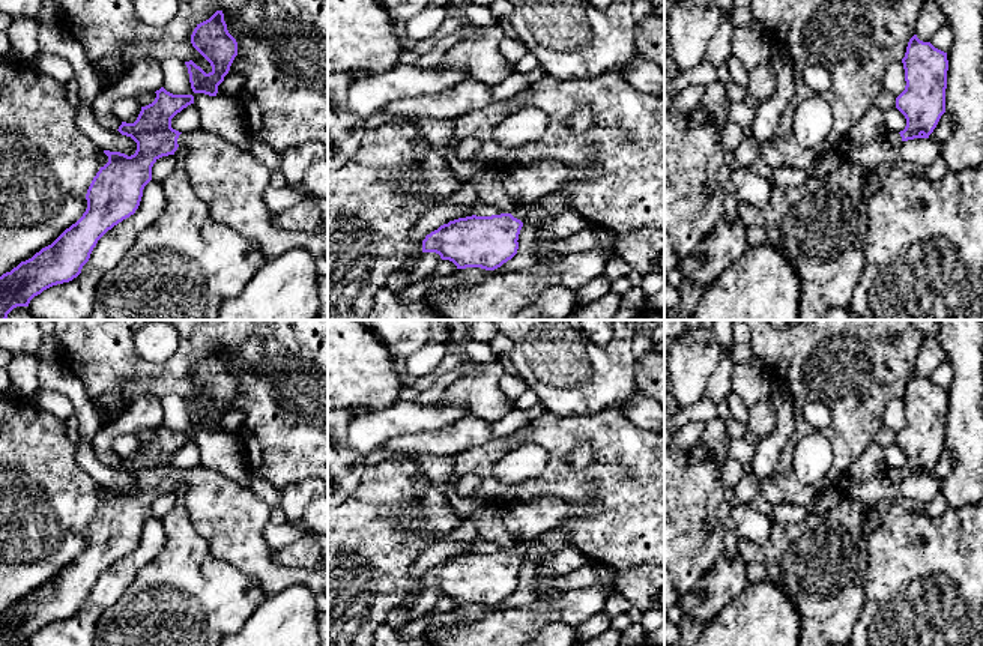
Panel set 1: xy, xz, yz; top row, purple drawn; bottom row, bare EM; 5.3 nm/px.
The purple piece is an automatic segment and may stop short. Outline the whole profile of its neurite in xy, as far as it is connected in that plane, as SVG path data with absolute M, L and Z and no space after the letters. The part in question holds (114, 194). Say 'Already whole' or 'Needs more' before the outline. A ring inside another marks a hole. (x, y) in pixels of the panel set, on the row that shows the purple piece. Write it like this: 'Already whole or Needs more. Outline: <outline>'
Needs more. Outline: M164 87L155 93L155 101L141 107L134 123L122 122L117 129L137 143L135 153L128 156L120 152L104 150L108 162L99 168L87 189L87 209L83 216L51 245L0 276L0 320L6 320L8 314L17 306L29 306L30 300L44 290L77 278L89 261L98 240L114 225L135 213L143 189L152 180L153 164L162 156L174 155L179 147L186 150L183 170L195 194L207 204L210 216L253 240L265 261L298 246L305 248L314 257L322 257L328 251L328 228L305 233L284 230L274 224L275 213L263 200L263 192L271 185L271 171L251 153L203 129L183 134L171 128L171 119L194 104L192 95L173 95Z

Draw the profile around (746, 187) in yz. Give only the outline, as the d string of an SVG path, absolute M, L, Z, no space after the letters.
M733 165L729 179L723 183L727 195L733 195L738 203L764 204L773 189L771 183L756 176L750 167Z

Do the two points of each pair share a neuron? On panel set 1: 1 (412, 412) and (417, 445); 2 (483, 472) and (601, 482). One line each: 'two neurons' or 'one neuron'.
1: two neurons
2: one neuron

